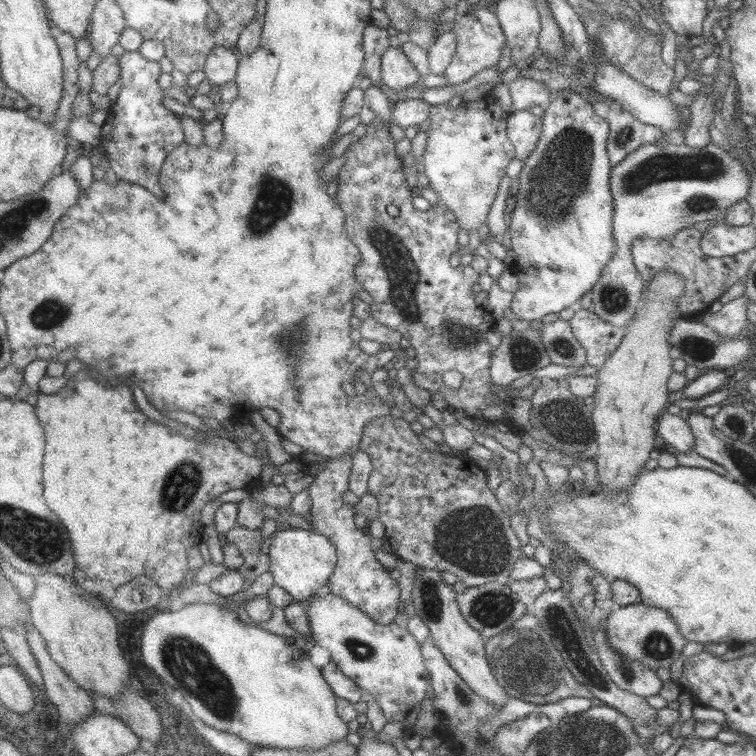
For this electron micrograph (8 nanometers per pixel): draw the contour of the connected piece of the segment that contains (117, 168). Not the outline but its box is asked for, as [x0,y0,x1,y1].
[101,51,184,198]

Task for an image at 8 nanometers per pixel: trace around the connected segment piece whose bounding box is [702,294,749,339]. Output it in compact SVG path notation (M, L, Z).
M744 294L740 298L734 298L724 303L715 314L707 313L702 318L702 322L714 329L722 339L742 335L749 323L746 318L748 304L748 297Z

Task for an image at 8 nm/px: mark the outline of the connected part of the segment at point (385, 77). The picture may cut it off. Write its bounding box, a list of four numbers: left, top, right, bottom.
[380,46,420,92]

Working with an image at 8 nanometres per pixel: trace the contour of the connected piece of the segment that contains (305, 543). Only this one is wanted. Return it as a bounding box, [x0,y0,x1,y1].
[267,527,337,608]

